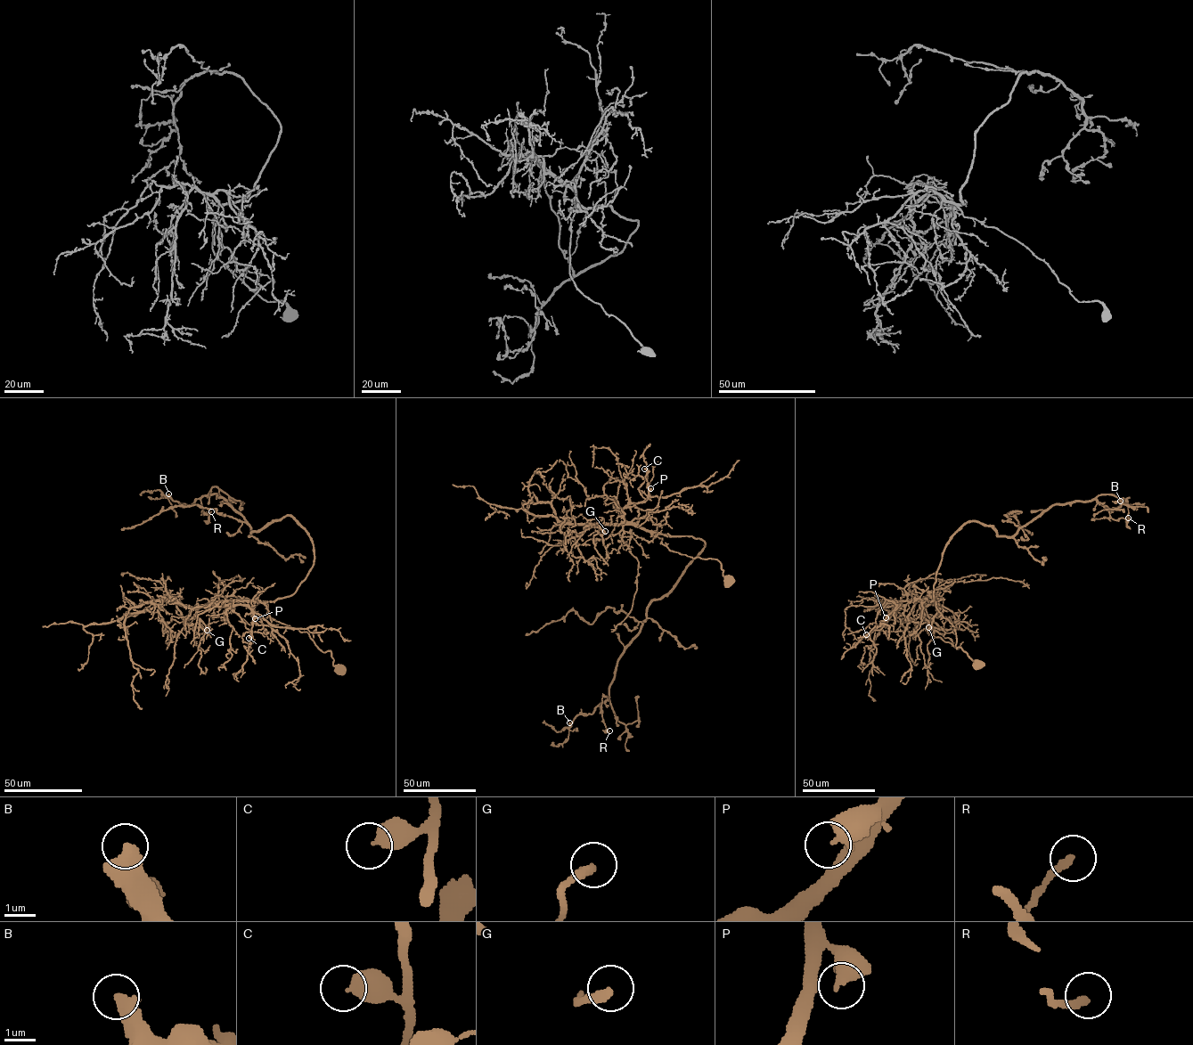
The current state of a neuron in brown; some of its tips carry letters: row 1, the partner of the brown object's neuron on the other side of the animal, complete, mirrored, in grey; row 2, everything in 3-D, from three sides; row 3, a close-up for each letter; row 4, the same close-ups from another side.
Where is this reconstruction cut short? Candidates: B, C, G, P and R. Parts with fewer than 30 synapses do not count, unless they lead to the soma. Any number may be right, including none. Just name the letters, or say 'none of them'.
none of them

